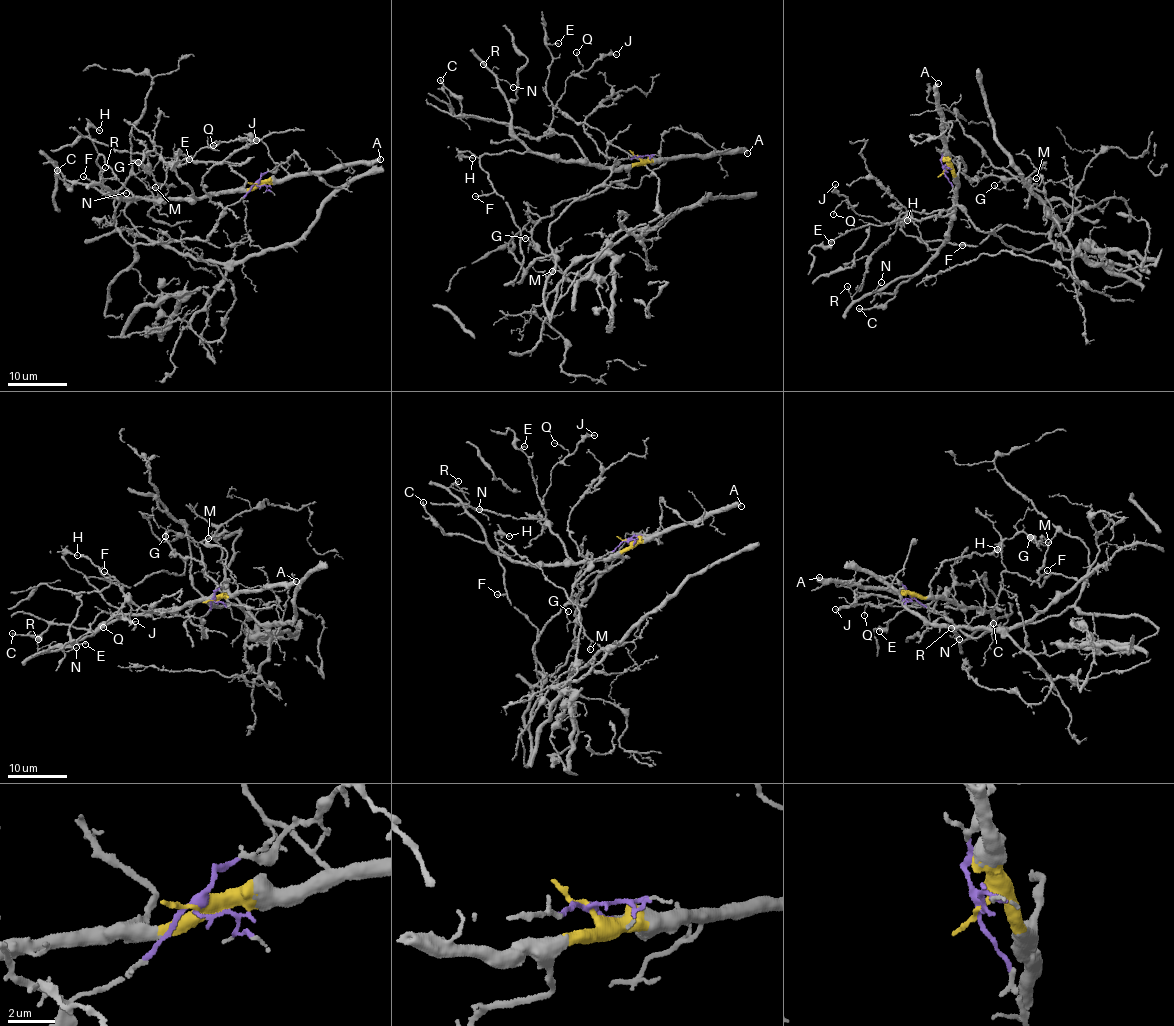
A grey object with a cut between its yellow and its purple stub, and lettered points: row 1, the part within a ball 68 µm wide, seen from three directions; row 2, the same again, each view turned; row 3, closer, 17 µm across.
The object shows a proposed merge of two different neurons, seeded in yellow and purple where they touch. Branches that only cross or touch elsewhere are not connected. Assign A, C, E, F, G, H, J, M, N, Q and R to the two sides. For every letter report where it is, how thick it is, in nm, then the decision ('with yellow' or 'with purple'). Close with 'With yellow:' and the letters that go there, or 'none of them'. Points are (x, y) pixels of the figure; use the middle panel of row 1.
A: (747, 153) | 400 nm | with yellow
C: (440, 80) | 240 nm | with yellow
E: (558, 43) | 150 nm | with yellow
F: (475, 196) | 140 nm | with yellow
G: (525, 238) | 140 nm | with yellow
H: (472, 158) | 170 nm | with yellow
J: (616, 54) | 180 nm | with yellow
M: (552, 271) | 140 nm | with yellow
N: (513, 87) | 110 nm | with yellow
Q: (576, 52) | 120 nm | with yellow
R: (483, 64) | 90 nm | with yellow
With yellow: A, C, E, F, G, H, J, M, N, Q, R

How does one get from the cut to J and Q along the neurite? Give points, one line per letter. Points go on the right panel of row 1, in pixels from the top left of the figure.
J: (944, 170), (951, 170), (956, 185), (954, 209), (920, 221), (898, 218), (881, 222), (859, 215), (835, 184)
Q: (944, 170), (951, 170), (956, 185), (954, 209), (945, 215), (881, 222), (859, 215), (846, 200), (833, 214)

